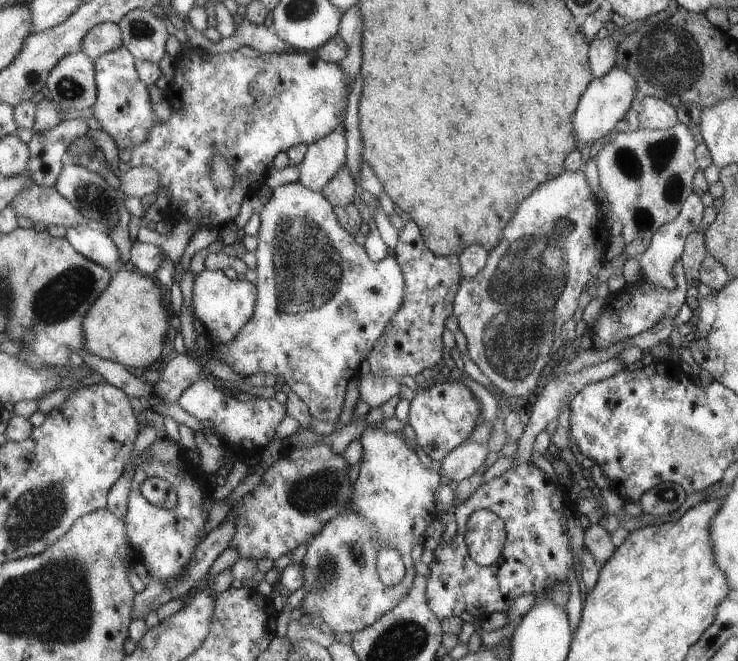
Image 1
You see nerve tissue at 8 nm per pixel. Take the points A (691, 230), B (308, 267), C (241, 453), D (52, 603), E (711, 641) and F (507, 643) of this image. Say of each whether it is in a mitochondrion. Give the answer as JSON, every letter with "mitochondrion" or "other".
{"A":"other","B":"mitochondrion","C":"other","D":"mitochondrion","E":"other","F":"other"}

